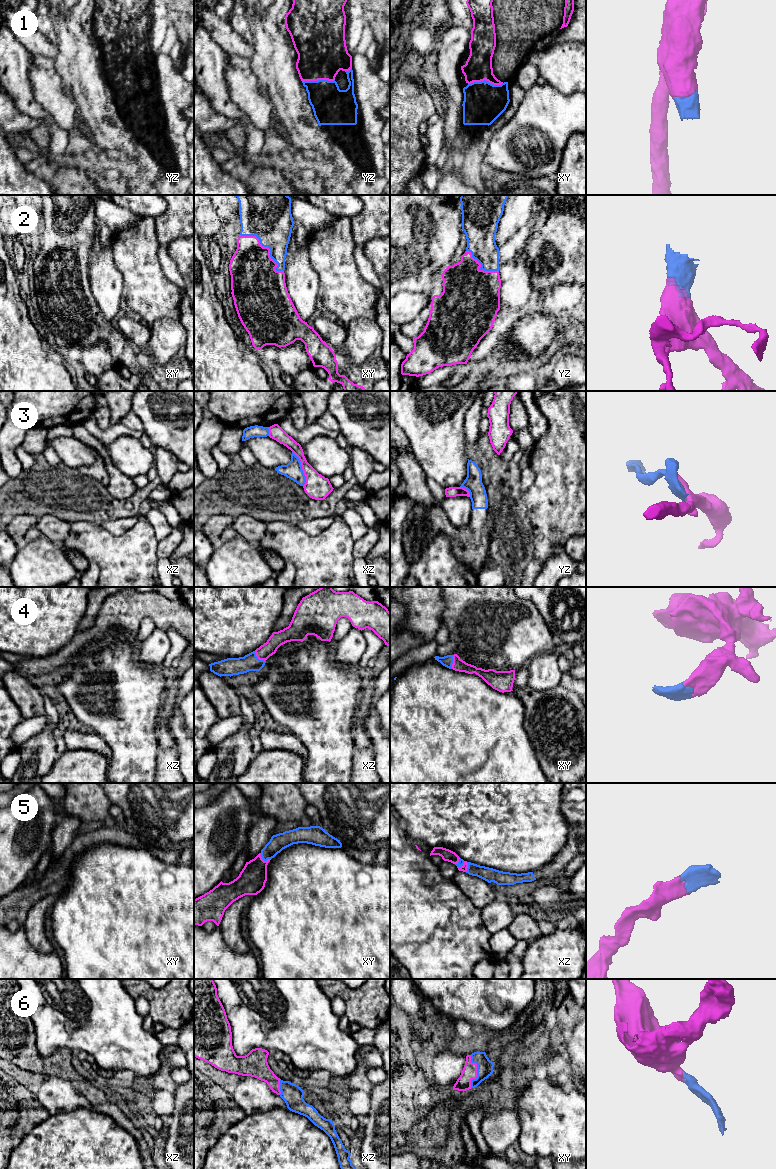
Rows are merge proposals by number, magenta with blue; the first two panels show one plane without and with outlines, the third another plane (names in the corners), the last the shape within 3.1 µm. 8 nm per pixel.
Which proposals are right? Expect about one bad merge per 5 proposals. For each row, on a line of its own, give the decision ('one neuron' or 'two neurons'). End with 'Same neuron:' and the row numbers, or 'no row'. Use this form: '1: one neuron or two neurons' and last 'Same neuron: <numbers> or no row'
1: one neuron
2: one neuron
3: two neurons
4: one neuron
5: one neuron
6: one neuron
Same neuron: 1, 2, 4, 5, 6

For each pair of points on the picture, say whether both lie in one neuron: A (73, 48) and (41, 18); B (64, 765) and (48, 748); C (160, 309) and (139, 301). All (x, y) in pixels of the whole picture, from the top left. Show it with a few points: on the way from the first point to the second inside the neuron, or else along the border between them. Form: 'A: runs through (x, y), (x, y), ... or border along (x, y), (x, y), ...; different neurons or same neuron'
A: border along (47, 15), (52, 22), (57, 41); different neurons
B: border along (59, 755), (48, 772); different neurons
C: runs through (155, 304), (152, 301), (144, 301); same neuron

